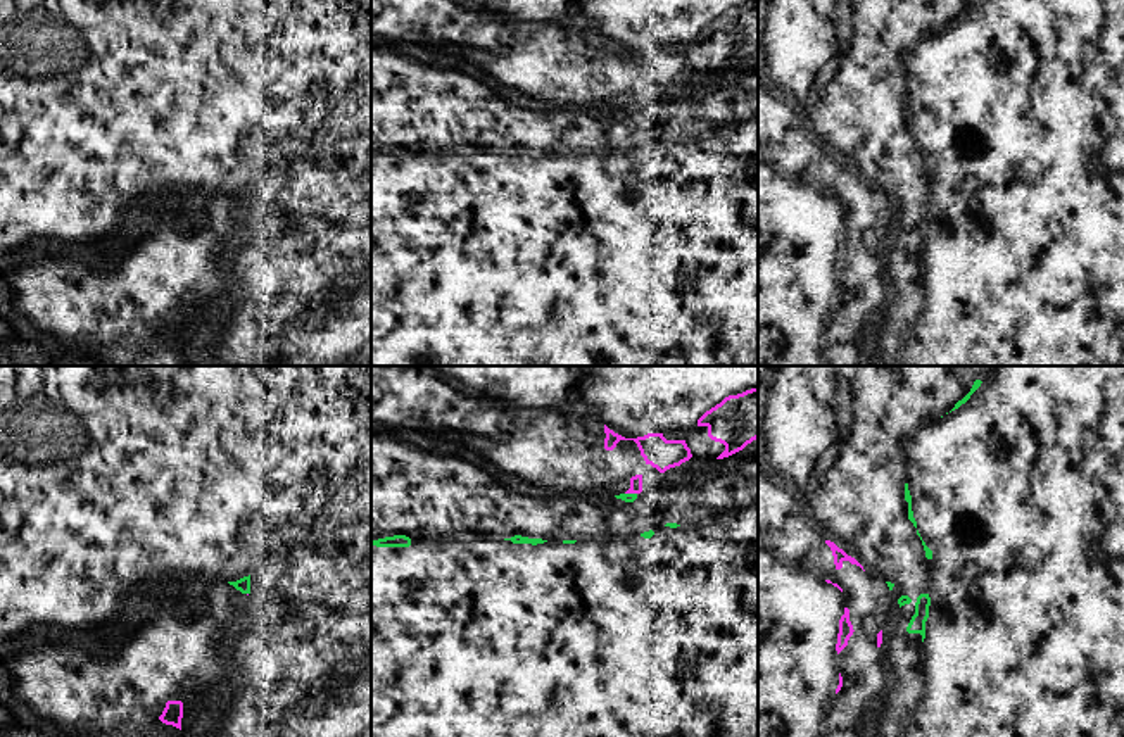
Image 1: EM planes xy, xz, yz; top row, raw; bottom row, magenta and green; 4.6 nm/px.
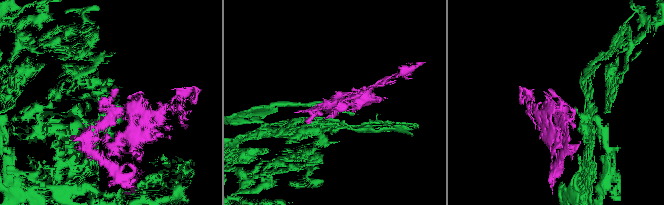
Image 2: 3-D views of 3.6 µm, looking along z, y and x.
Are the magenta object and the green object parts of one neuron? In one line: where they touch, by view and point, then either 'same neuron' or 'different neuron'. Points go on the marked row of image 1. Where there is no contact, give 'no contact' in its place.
xz (631, 492) | different neuron

